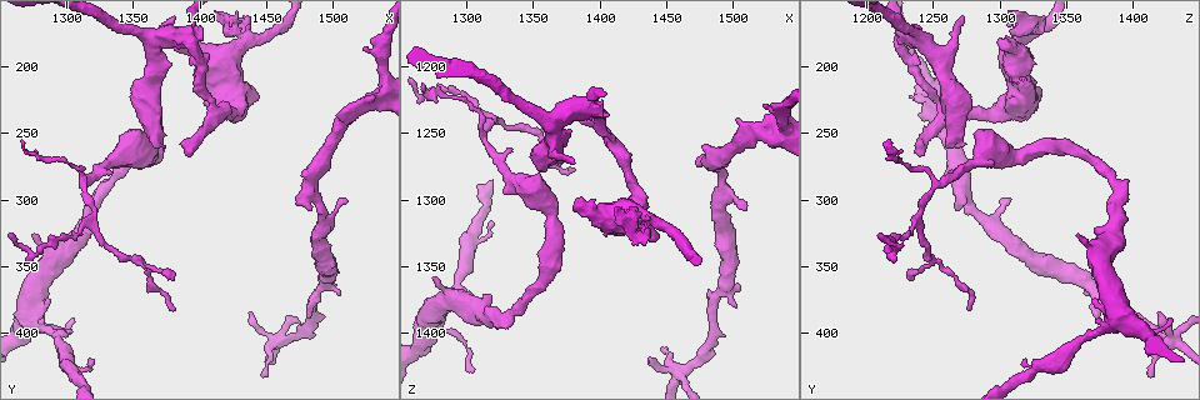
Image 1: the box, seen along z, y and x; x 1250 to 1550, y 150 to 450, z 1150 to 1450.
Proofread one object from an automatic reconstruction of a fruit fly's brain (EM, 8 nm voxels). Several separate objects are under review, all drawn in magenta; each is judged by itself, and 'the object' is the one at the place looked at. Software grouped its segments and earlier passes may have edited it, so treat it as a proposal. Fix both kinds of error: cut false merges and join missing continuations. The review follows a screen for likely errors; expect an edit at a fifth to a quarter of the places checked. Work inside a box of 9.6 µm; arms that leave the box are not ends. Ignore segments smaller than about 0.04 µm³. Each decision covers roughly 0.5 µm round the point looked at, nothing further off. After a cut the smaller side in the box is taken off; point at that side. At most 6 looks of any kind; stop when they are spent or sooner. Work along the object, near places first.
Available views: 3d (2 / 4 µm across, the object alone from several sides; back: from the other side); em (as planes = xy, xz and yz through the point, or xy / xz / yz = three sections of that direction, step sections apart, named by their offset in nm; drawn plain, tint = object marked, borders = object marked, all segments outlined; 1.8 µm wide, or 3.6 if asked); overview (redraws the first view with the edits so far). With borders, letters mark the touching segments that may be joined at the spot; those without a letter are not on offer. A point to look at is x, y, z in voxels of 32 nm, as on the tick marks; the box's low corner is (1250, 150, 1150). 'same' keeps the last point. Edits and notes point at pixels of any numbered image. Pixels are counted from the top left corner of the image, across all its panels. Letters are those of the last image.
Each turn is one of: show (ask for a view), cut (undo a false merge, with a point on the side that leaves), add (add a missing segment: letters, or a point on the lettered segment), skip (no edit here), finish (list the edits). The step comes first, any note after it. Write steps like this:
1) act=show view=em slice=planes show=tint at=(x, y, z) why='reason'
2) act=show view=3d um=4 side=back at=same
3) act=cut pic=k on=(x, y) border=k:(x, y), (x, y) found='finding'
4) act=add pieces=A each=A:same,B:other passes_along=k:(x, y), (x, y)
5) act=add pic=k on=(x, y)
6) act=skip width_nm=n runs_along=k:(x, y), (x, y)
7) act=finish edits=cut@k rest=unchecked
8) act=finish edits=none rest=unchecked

act=show view=3d um=4 at=(1388, 178, 1228) why='calibre changes'

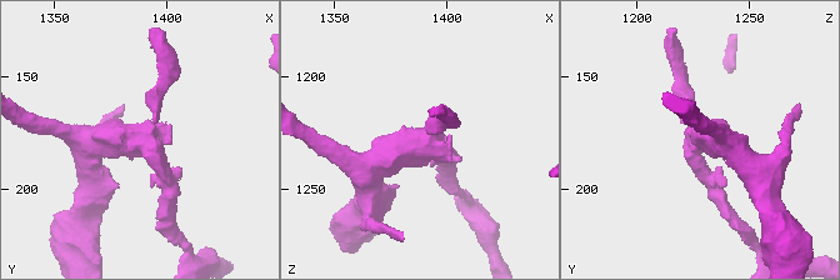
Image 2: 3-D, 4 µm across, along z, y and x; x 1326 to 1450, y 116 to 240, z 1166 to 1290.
act=show view=em slice=planes show=borders at=(1391, 179, 1227) why='need the tissue'

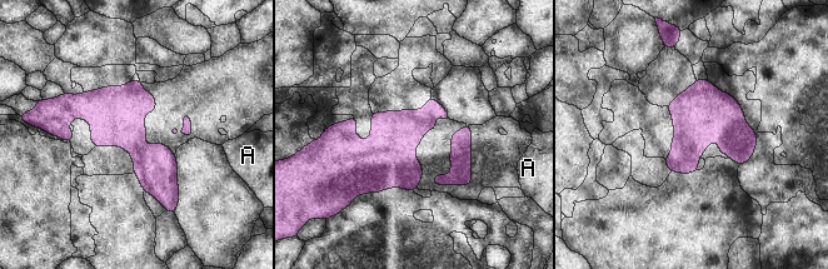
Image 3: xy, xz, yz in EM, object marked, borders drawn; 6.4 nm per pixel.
act=cut pic=3 on=(696, 111) width_nm=300 each=A:other border=3:(676, 134), (683, 147), (699, 155) found='two neurons meet here'

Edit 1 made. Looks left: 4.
act=show view=em slice=yz step=8 show=borders at=(1278, 326, 1358) why='thick end'

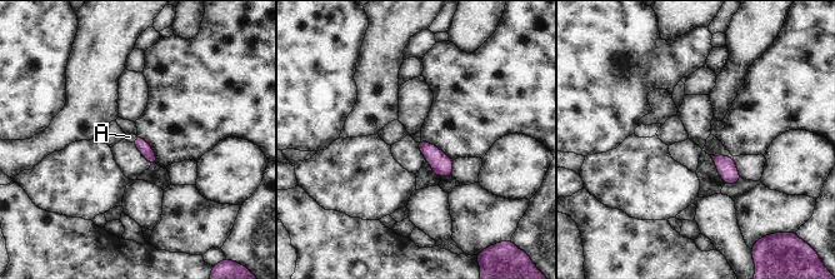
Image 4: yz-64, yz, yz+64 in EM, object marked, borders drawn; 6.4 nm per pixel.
act=show view=em slice=planes show=borders at=same

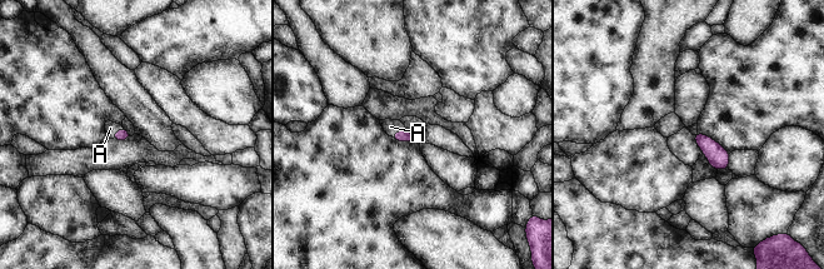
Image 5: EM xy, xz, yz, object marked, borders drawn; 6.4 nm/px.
act=add pieces=A longest_contact=A:100nm each=A:same passes_along=5:(123, 134), (115, 131), (110, 128) found='the neuron continues'

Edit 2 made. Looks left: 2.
act=finish edits=cut@3,add@5 rest=unchecked

